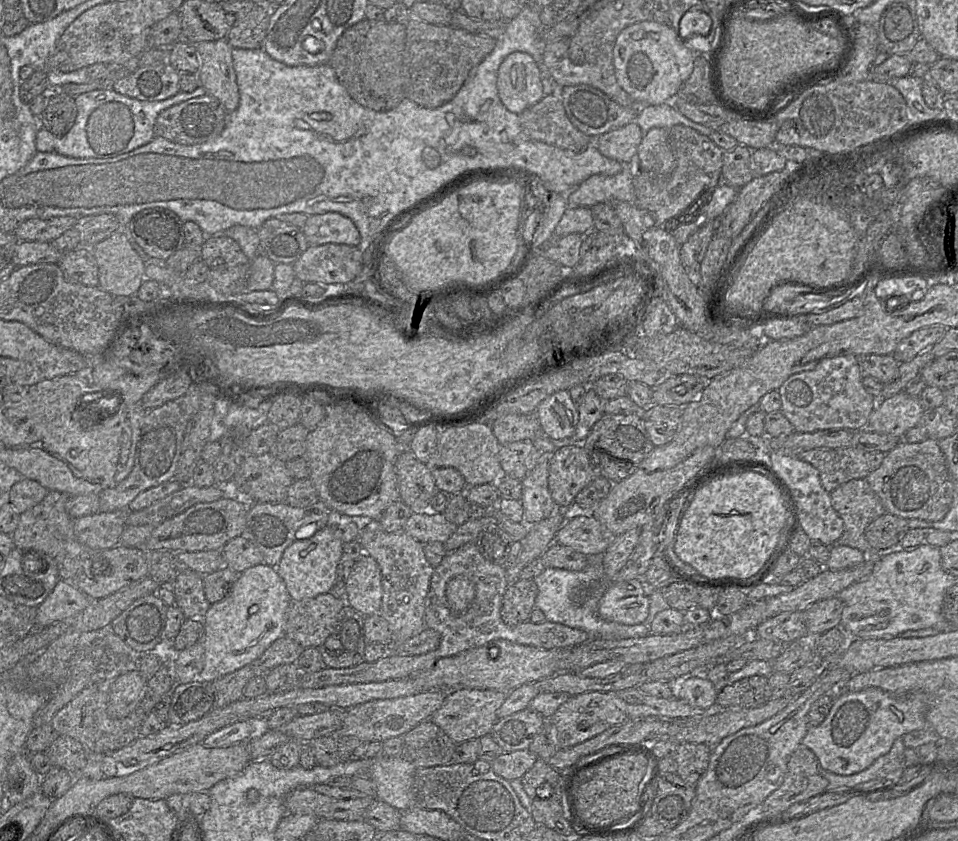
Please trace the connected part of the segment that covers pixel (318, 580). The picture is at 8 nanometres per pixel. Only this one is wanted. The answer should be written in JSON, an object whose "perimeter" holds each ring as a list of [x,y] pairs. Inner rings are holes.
{"perimeter":[[[327,525],[308,538],[295,540],[285,549],[276,570],[284,580],[292,601],[314,598],[331,591],[336,580],[343,544],[335,536],[331,526]]]}

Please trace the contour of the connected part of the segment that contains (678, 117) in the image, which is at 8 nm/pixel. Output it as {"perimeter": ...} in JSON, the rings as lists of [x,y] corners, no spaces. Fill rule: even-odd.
{"perimeter":[[[672,102],[659,105],[640,105],[635,122],[643,132],[643,136],[651,128],[672,128],[675,125],[683,125],[692,128],[702,135],[710,136],[713,129],[692,120],[681,114]]]}

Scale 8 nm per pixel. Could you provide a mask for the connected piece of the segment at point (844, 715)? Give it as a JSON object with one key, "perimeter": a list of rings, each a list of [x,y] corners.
{"perimeter":[[[874,687],[859,692],[836,692],[829,714],[821,724],[809,727],[802,744],[815,754],[824,770],[852,775],[886,754],[898,737],[928,728],[927,711],[925,693],[892,694]]]}

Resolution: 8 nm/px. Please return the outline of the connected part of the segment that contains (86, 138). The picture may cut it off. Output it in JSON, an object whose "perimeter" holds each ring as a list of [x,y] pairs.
{"perimeter":[[[204,87],[193,92],[179,92],[163,101],[149,102],[124,96],[113,89],[94,90],[75,97],[77,117],[63,137],[57,137],[40,127],[36,136],[36,150],[57,153],[71,158],[113,158],[148,144],[155,137],[158,115],[171,106],[208,94]]]}

